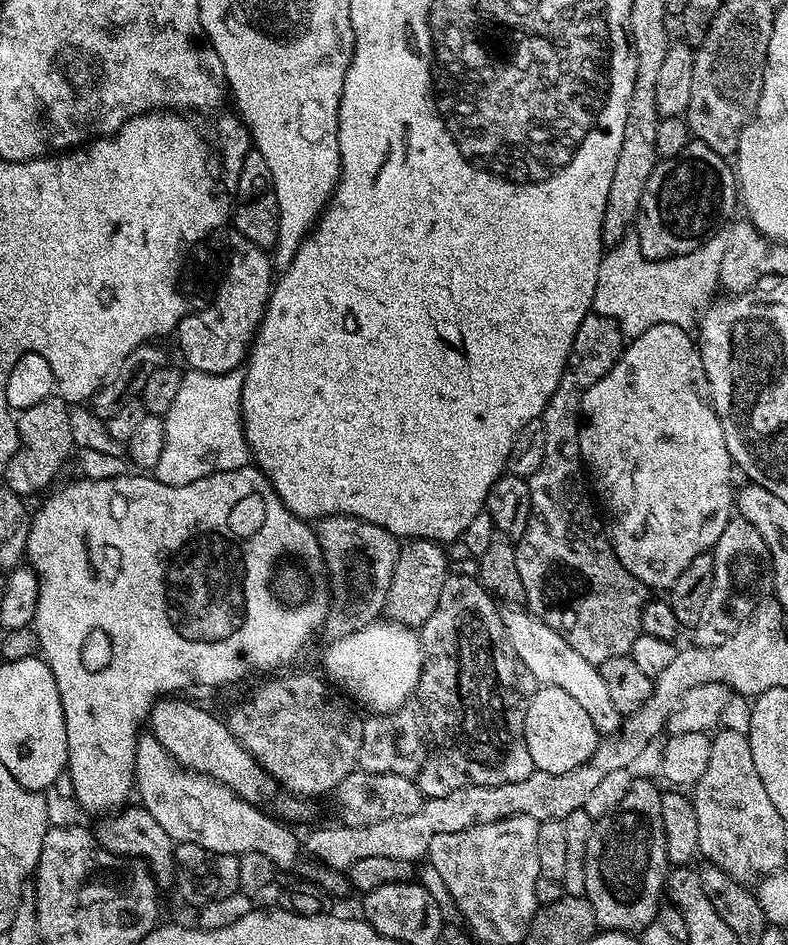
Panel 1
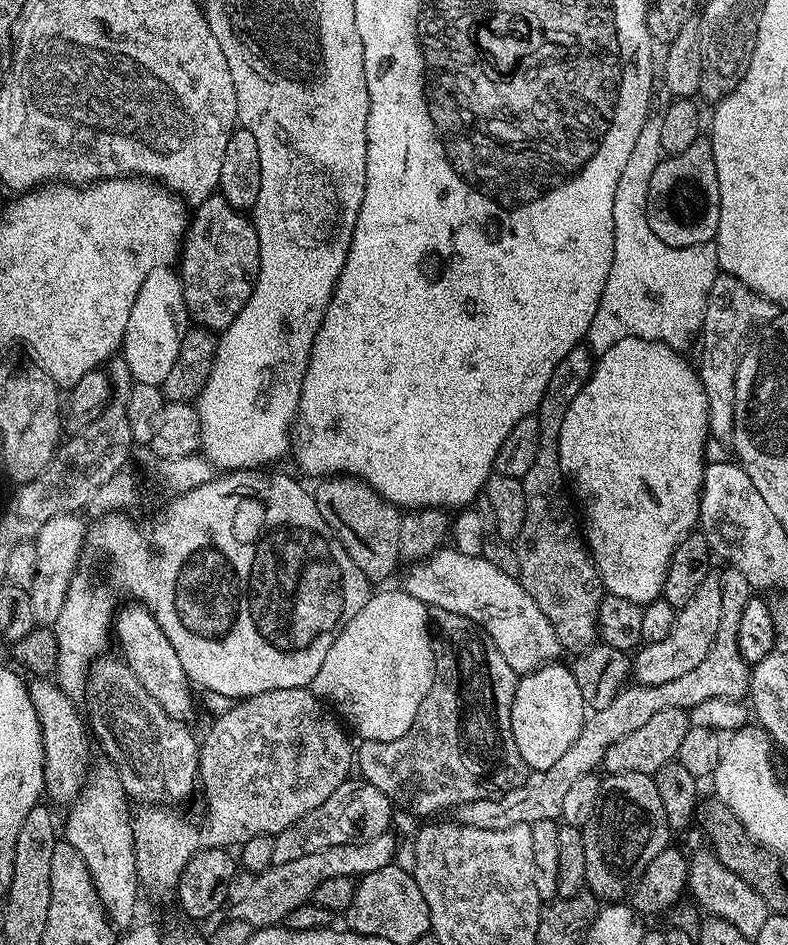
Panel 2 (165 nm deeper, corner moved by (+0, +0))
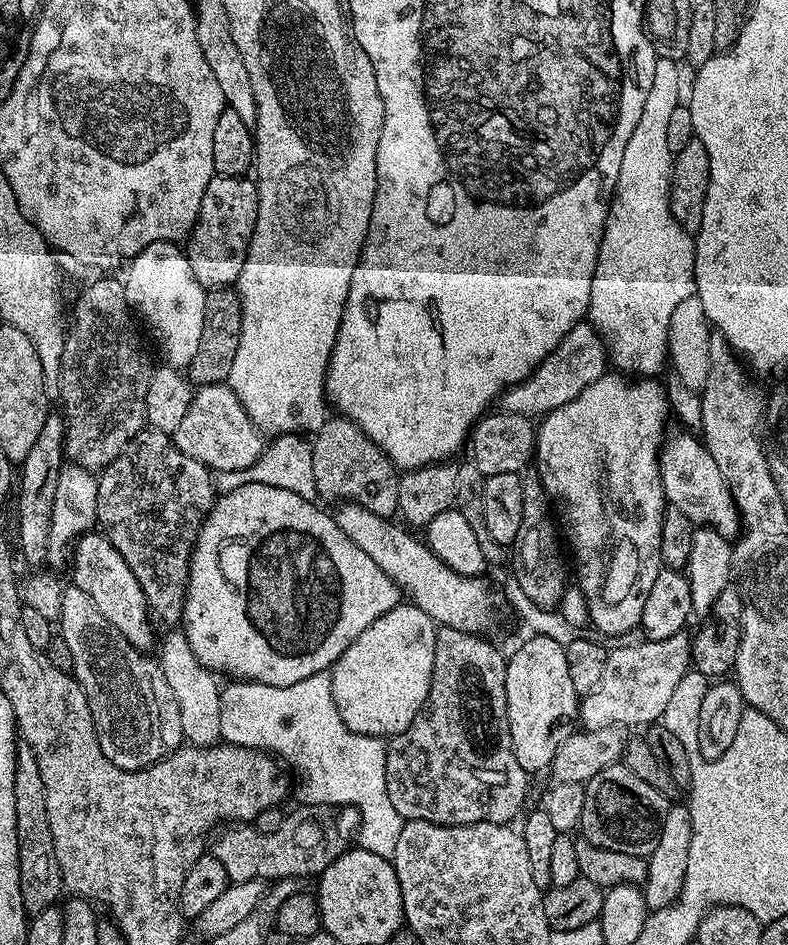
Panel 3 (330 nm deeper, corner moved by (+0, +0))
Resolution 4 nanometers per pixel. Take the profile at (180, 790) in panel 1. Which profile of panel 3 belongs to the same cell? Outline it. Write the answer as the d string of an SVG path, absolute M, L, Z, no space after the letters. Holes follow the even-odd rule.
M75 586L65 587L58 632L66 646L70 646L70 655L74 658L71 675L86 694L102 754L106 754L114 766L139 772L164 760L185 743L178 698L174 698L174 690L170 690L170 682L166 682L159 663L141 649L130 646L130 642L102 618L90 594Z

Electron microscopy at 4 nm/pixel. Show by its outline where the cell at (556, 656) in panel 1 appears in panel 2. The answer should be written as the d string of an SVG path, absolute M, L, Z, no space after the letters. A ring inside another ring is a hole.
M444 546L423 562L413 564L416 565L405 574L402 582L406 594L418 598L429 609L450 610L450 614L462 614L462 618L473 620L488 634L494 646L498 646L498 654L506 658L510 670L517 674L533 672L535 668L561 659L558 634L554 634L550 618L538 610L538 602L526 594L519 579L498 570L494 562Z

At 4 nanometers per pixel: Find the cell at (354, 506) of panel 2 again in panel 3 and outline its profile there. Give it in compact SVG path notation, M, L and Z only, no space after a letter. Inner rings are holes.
M339 414L333 415L314 433L310 443L313 450L314 486L321 501L352 501L385 518L397 515L401 473L391 458L354 421Z

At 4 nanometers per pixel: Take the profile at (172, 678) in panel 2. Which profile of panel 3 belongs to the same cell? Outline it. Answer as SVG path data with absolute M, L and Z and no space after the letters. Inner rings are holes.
M93 530L84 533L76 541L70 557L72 568L71 583L85 594L90 594L94 606L98 606L102 618L130 642L130 646L141 650L148 650L152 644L152 628L154 621L148 610L146 596L142 594L142 586L138 586L138 578L134 578L134 570L126 566L126 558L118 554L108 537Z

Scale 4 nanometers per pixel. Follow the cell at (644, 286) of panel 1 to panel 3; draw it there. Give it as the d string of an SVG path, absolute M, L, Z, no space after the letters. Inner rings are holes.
M657 59L654 66L654 82L650 85L650 94L646 97L646 103L642 106L642 114L638 118L638 126L634 126L634 134L630 134L630 142L626 142L626 150L622 153L622 170L618 174L616 191L612 194L612 202L608 206L608 217L606 226L602 234L602 242L598 250L598 262L594 270L594 282L590 286L590 302L588 303L587 319L593 328L602 337L608 354L609 361L613 365L617 364L619 371L624 374L631 374L636 378L656 378L659 372L666 368L668 357L667 330L670 325L670 316L675 309L686 298L696 294L696 275L694 274L694 254L696 253L696 242L693 233L682 230L678 222L674 222L674 214L670 214L668 205L668 191L670 190L670 178L672 177L672 158L673 153L666 146L666 134L668 132L668 122L670 114L674 108L682 104L682 92L680 96L680 67L681 65L675 60Z

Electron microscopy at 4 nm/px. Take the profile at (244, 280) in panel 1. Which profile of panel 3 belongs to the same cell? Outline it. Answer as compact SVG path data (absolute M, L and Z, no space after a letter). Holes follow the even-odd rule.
M247 175L222 176L210 178L210 186L206 186L206 194L202 194L202 206L198 210L196 225L192 227L186 240L186 255L193 277L205 288L227 288L235 285L242 274L242 266L248 257L250 238L254 234L254 226L258 222L258 190L255 179Z

